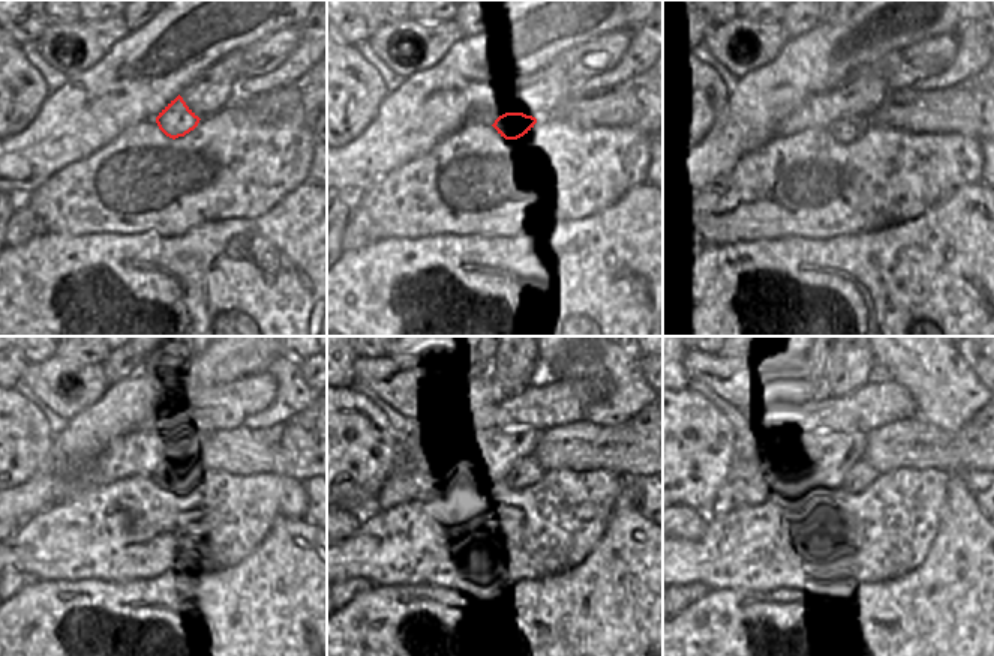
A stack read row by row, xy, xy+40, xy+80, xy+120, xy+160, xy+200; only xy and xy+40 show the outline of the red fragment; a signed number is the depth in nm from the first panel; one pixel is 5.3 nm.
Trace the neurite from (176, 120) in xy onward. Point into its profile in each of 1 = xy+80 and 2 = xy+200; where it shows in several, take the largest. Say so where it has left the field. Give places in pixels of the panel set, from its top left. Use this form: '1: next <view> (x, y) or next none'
1: next xy+80 (849, 128)
2: next xy+200 (849, 481)

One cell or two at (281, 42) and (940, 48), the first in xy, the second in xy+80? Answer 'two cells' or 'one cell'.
one cell

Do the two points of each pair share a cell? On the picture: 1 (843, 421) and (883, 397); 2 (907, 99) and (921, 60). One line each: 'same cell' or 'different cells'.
1: same cell
2: different cells

